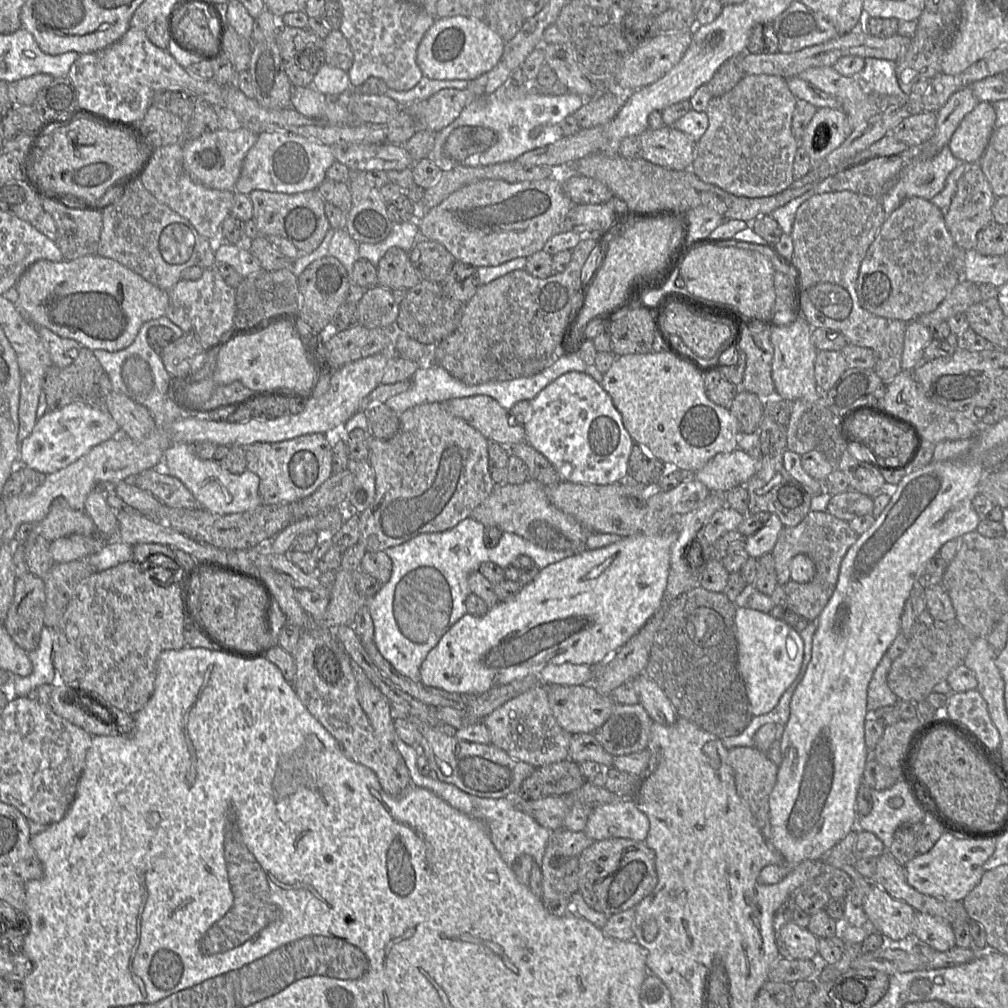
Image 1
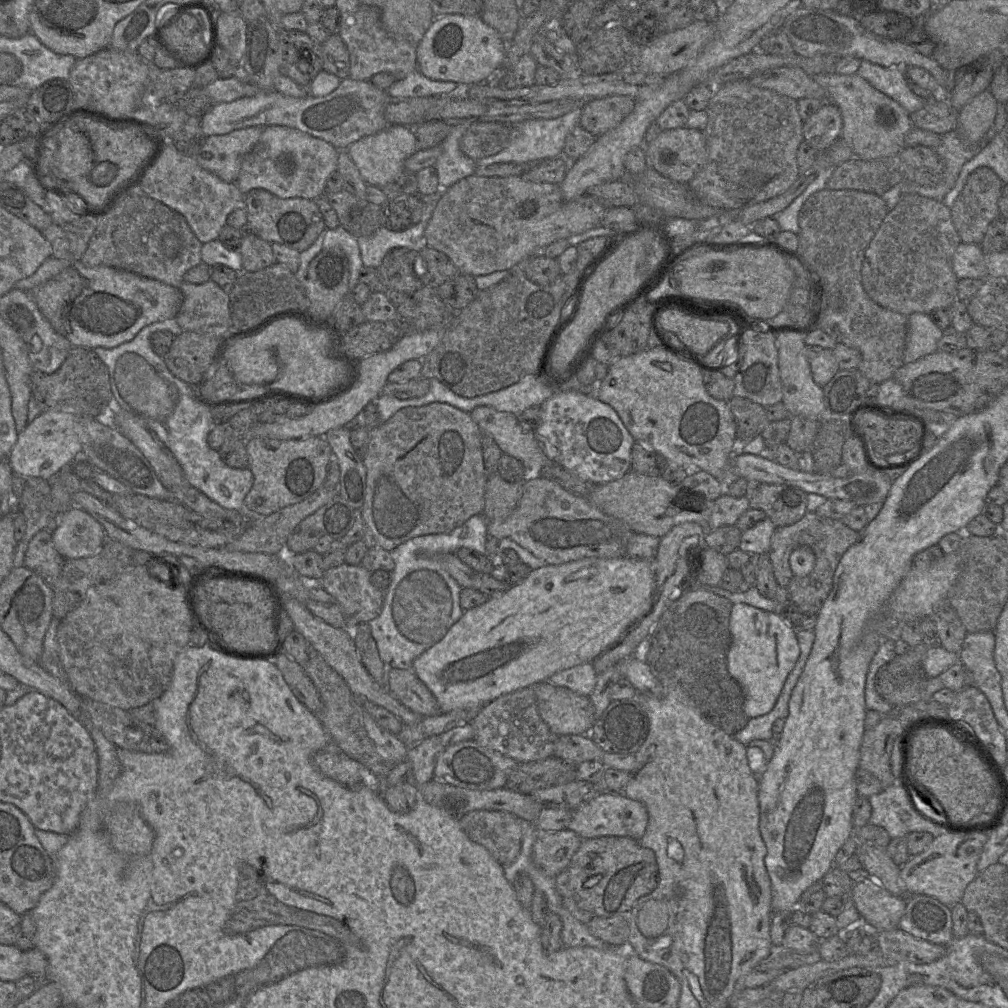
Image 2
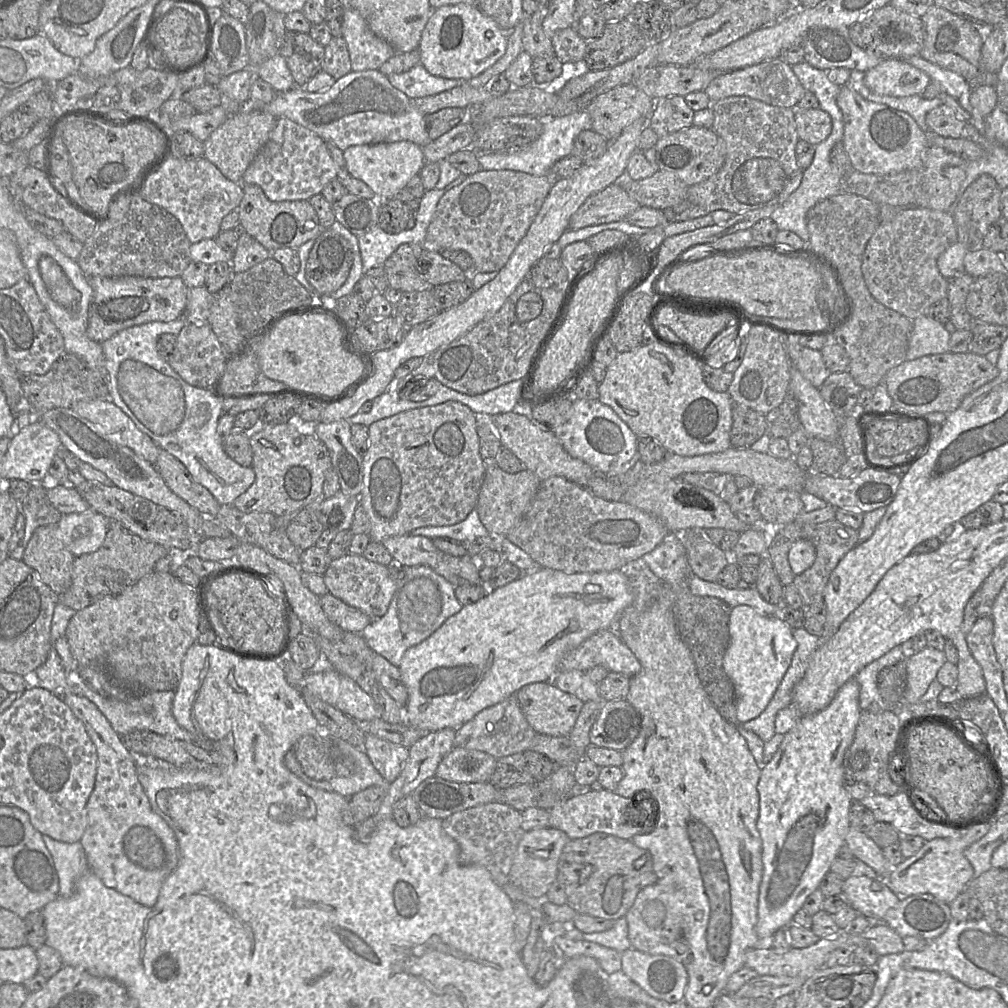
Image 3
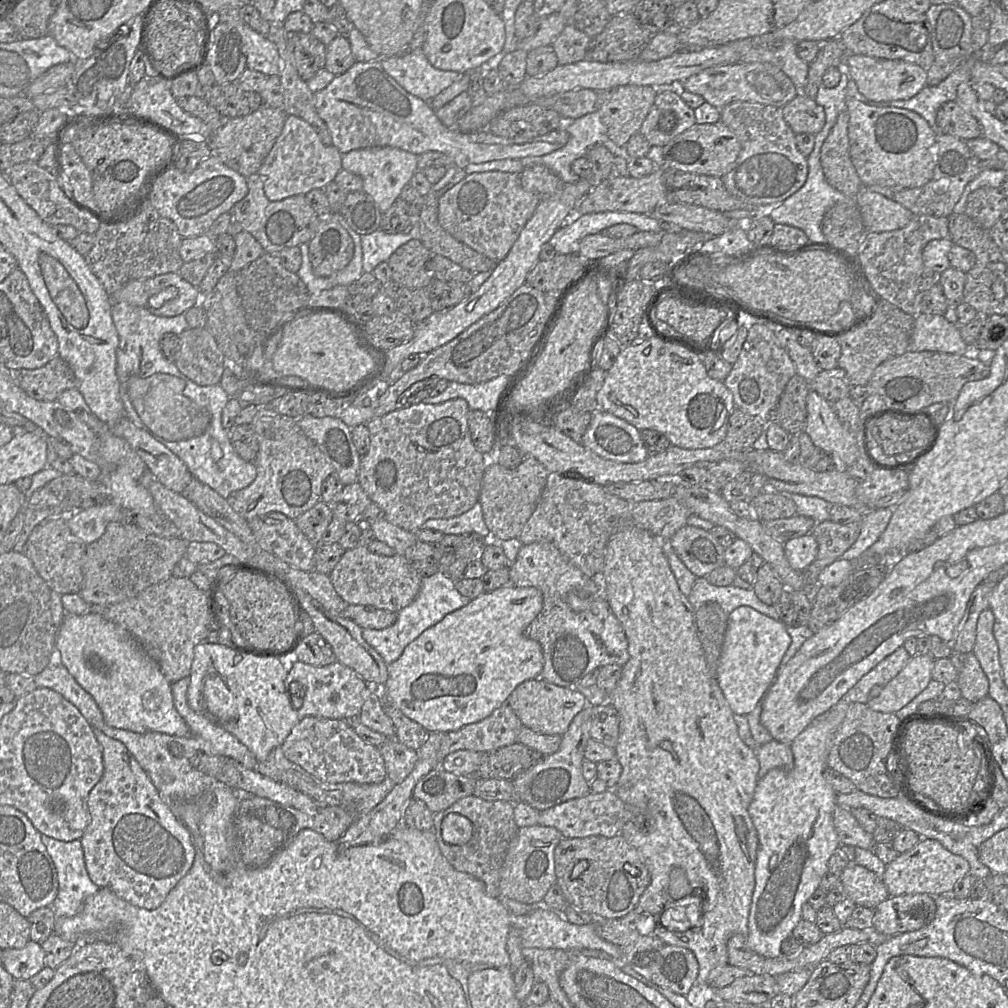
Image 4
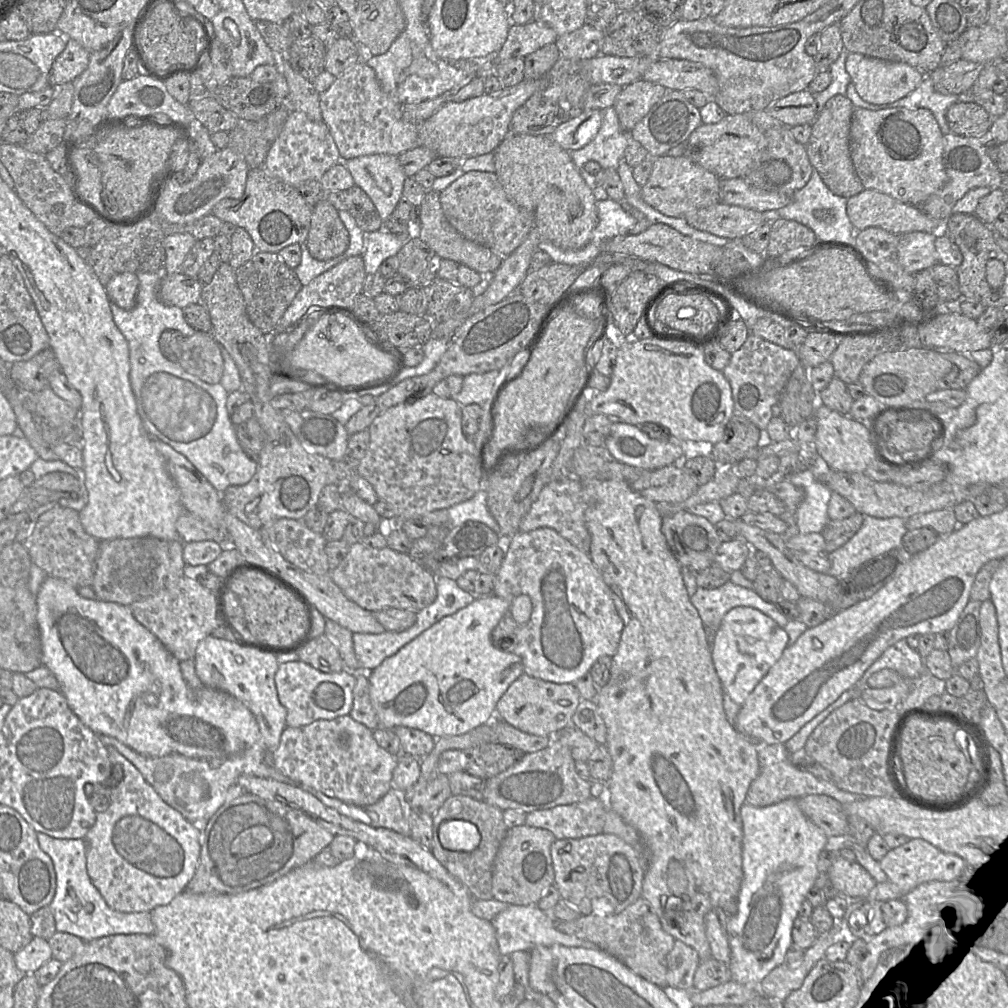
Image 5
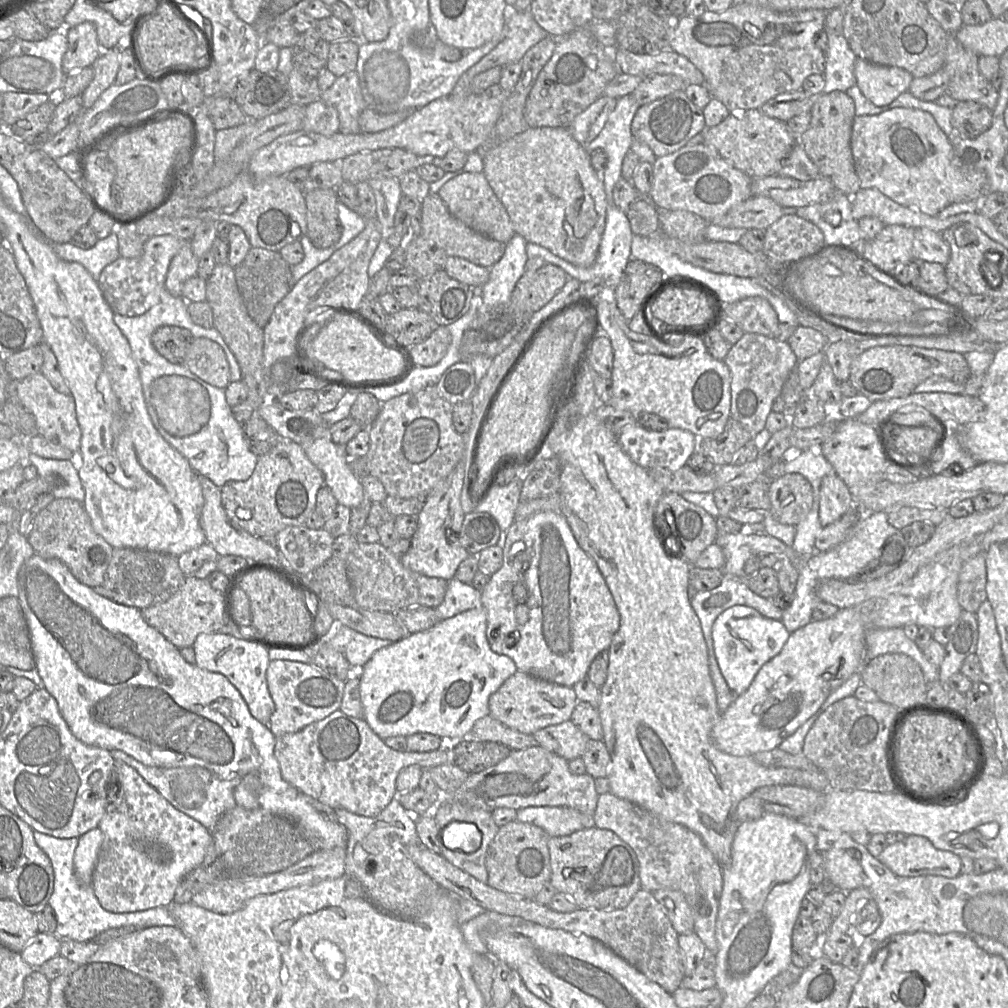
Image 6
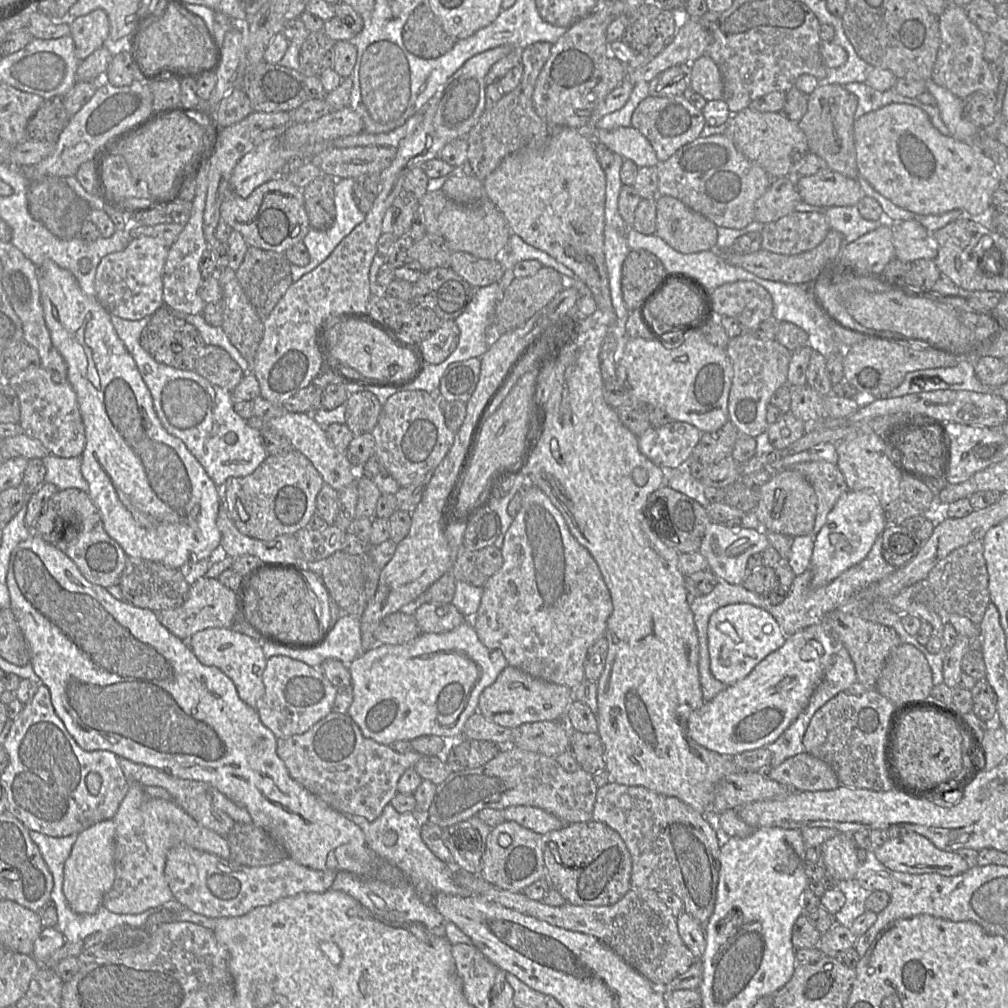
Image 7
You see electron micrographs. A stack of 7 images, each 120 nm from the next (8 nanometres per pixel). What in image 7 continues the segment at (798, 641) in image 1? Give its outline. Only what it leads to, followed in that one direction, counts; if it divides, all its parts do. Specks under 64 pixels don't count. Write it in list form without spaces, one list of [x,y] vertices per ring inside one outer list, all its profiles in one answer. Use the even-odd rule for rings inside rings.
[[[735,603],[715,610],[709,618],[707,636],[711,673],[727,686],[746,677],[768,654],[780,648],[787,638],[768,610],[750,603]]]

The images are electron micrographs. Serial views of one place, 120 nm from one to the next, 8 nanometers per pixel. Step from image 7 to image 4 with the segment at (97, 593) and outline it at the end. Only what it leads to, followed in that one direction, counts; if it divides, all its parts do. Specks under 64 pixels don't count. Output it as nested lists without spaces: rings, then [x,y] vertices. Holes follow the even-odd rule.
[[[92,611],[82,615],[65,614],[57,629],[54,658],[92,696],[108,726],[136,733],[159,732],[176,737],[185,737],[190,734],[188,725],[175,709],[171,683],[164,677],[158,664],[120,625],[108,621]]]

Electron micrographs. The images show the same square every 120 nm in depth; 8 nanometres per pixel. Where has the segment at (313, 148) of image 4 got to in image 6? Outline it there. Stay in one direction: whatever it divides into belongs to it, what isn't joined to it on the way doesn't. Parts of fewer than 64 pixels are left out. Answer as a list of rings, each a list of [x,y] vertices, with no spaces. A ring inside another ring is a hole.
[[[321,99],[306,106],[302,130],[332,136],[339,132],[338,111]]]

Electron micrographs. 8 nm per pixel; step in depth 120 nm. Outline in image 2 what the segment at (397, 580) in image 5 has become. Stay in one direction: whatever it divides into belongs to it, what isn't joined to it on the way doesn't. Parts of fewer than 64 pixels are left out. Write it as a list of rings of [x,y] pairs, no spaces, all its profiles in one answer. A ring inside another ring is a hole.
[[[343,563],[325,570],[321,577],[322,587],[340,604],[350,630],[382,611],[384,592],[373,585],[370,575],[361,564]]]

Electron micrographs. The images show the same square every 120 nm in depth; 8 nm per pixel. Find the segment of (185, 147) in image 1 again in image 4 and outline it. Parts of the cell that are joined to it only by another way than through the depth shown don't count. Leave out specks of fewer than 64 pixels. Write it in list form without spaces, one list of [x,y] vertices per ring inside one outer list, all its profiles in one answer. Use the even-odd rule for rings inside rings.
[[[263,105],[246,116],[224,119],[219,127],[213,129],[209,139],[211,155],[246,178],[257,173],[280,136],[287,116],[281,108]]]

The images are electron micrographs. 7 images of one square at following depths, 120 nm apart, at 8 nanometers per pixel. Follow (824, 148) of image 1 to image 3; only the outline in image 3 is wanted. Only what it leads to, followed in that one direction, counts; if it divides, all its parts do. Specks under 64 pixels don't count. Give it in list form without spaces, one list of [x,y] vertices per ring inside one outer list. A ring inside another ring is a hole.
[[[820,108],[795,109],[798,137],[812,145],[824,141],[832,131],[830,115]]]

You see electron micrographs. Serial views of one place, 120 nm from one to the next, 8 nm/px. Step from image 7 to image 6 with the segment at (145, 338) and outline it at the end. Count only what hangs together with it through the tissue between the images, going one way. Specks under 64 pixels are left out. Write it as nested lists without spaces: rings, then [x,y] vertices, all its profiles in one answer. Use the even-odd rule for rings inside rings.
[[[161,326],[151,336],[153,347],[162,357],[173,364],[183,365],[193,340],[189,330],[178,326]]]

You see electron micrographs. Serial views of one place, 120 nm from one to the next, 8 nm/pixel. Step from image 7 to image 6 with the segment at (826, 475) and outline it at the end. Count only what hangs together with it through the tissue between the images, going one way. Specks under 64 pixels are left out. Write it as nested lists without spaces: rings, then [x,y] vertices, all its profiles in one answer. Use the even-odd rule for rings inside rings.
[[[836,474],[822,479],[820,486],[819,521],[825,527],[852,510],[854,498],[850,488]]]

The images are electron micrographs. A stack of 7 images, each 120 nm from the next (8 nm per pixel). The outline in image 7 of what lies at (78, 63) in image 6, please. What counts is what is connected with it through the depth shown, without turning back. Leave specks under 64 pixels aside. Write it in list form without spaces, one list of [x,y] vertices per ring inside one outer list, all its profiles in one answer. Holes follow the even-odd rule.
[[[102,9],[70,20],[69,26],[75,54],[80,61],[102,47],[109,38],[110,22],[107,13]]]

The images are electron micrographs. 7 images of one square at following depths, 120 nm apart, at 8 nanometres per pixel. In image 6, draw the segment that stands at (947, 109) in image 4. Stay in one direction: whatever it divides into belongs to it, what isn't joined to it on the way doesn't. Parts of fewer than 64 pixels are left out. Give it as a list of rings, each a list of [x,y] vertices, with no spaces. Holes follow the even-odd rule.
[[[957,101],[952,108],[951,125],[955,134],[975,138],[991,125],[992,111],[974,101]]]

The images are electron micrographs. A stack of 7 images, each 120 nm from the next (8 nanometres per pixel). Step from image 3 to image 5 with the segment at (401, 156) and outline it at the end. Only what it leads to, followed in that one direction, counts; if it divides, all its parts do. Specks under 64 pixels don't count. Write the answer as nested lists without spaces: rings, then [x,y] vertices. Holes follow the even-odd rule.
[[[374,154],[343,162],[355,185],[370,197],[382,221],[387,221],[402,198],[404,181],[407,178],[398,158]]]

